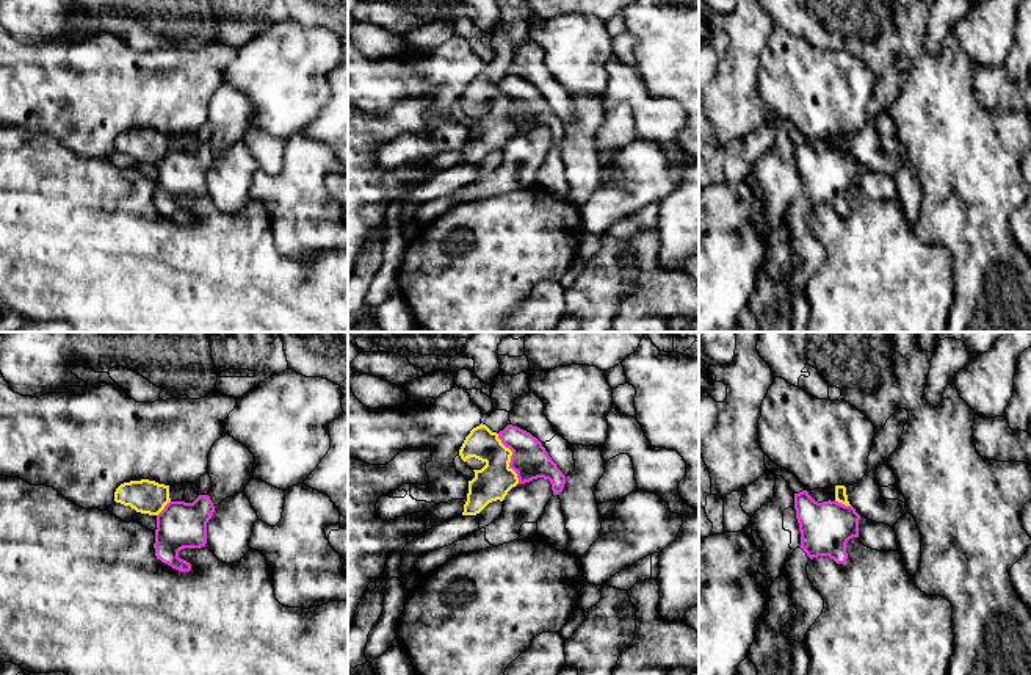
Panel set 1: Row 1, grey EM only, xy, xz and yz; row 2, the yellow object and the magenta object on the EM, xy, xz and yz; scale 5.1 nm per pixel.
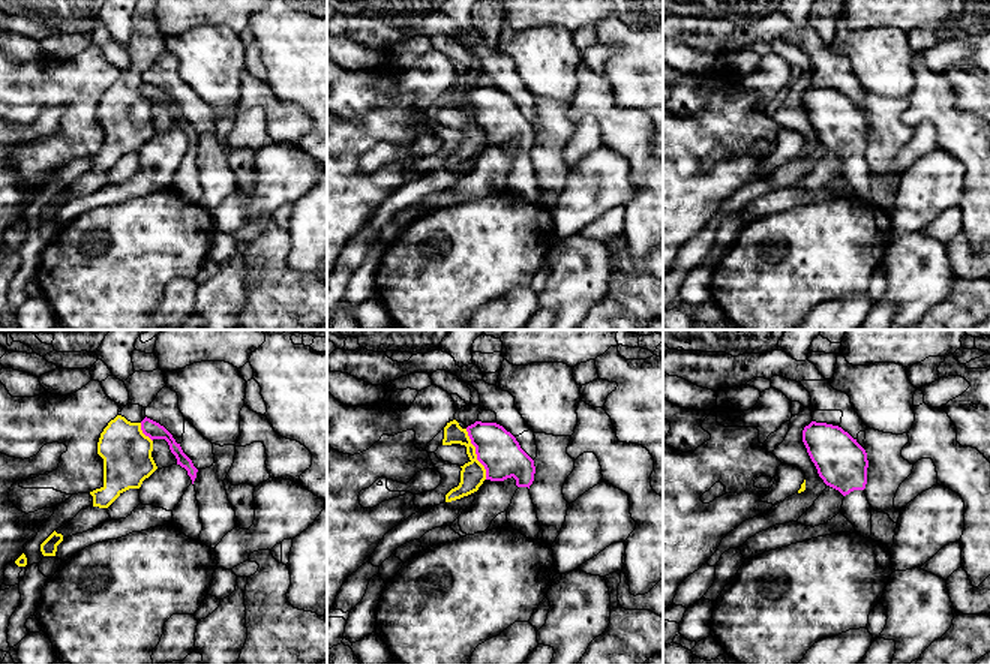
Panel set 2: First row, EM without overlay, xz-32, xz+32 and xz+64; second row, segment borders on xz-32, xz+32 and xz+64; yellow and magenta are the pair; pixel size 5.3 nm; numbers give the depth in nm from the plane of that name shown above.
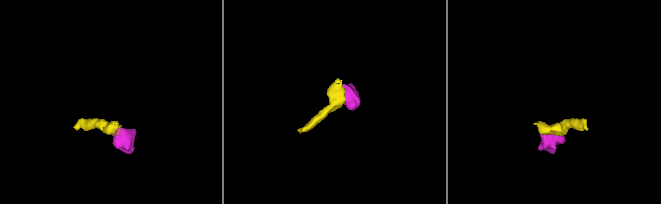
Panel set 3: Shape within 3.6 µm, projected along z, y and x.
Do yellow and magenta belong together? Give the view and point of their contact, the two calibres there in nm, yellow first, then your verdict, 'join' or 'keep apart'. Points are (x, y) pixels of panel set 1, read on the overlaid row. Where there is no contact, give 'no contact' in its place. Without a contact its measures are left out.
xz (510, 459) | 180/190 nm | keep apart

